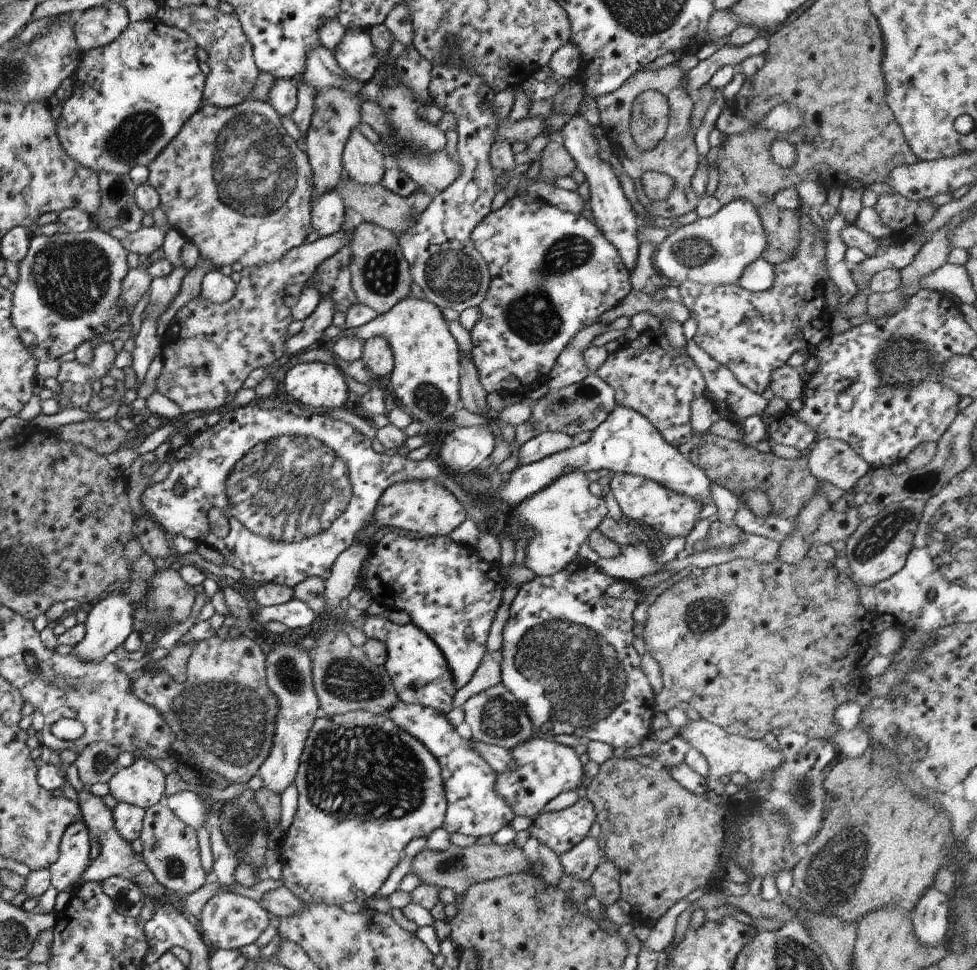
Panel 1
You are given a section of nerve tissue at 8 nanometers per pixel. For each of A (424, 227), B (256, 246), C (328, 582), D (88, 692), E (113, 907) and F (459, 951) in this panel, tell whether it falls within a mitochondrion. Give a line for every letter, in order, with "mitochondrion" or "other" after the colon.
A: other
B: other
C: other
D: mitochondrion
E: other
F: other

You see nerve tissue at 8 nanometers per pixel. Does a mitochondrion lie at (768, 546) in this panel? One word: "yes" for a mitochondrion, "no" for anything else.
no

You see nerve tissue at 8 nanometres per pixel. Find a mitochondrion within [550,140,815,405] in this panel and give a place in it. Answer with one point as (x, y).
(692, 251)

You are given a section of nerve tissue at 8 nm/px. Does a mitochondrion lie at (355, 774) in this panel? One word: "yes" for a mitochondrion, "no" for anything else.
yes

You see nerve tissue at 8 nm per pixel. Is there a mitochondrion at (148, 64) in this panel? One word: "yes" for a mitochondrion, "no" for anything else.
no

